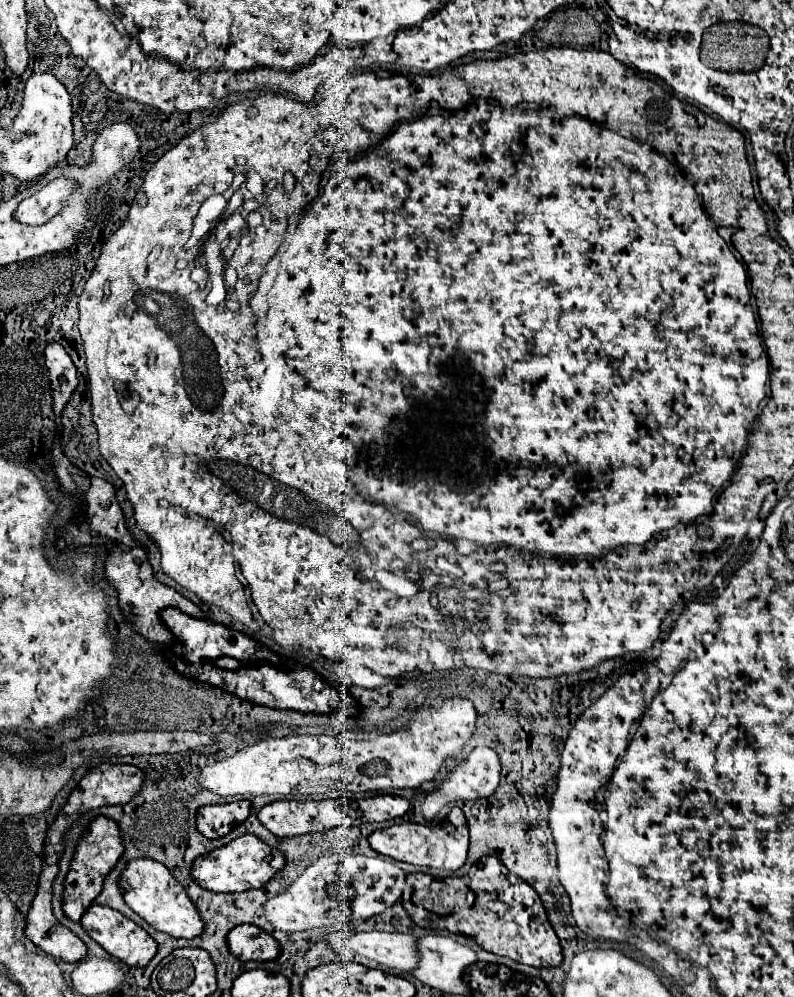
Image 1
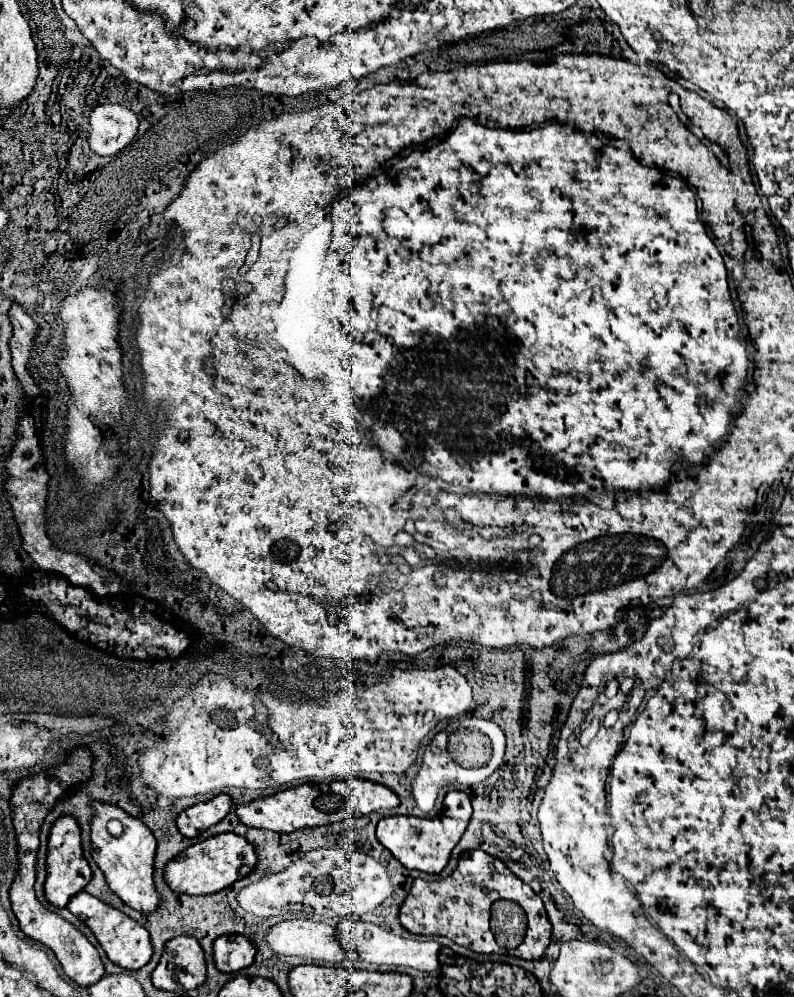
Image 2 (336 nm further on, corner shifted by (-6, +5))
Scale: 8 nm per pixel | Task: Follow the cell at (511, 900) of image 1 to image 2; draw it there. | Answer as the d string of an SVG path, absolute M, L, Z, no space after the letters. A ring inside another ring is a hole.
M470 851L460 857L456 871L448 879L438 881L424 881L416 879L408 897L400 907L400 923L418 935L444 935L454 943L468 947L476 953L500 953L498 943L492 937L488 927L490 921L490 905L498 899L516 901L528 917L528 931L526 941L516 949L516 957L520 959L540 959L546 951L552 935L552 925L546 917L544 903L536 897L536 893L514 873L502 865L496 857L484 851Z

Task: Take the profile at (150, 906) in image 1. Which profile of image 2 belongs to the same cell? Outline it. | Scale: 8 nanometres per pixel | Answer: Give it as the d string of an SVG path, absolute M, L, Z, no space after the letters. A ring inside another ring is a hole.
M92 803L92 821L90 821L90 837L92 837L92 857L100 871L106 877L108 887L132 909L136 911L154 911L158 909L158 891L152 883L154 873L154 853L156 853L156 839L150 833L150 829L136 817L124 813L116 805L110 803ZM110 819L118 819L124 827L122 835L114 837L108 833L106 823Z

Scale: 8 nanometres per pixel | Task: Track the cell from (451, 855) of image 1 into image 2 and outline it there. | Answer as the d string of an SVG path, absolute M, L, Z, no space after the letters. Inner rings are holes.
M450 791L442 813L434 819L420 819L420 817L386 817L380 819L376 835L378 841L406 867L424 873L440 873L456 843L460 841L468 821L472 815L470 797L464 791Z

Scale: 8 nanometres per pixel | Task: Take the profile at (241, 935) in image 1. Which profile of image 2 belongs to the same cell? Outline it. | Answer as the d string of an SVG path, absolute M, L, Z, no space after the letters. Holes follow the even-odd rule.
M222 935L214 941L216 969L222 973L234 973L254 963L254 945L242 935Z

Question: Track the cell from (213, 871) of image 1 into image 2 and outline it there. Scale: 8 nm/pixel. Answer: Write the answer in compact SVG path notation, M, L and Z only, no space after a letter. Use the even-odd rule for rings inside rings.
M224 833L200 841L182 851L180 855L176 855L174 861L170 861L164 867L164 881L174 893L210 895L246 877L254 869L254 865L256 865L256 853L252 845L242 837L236 837L236 833Z

